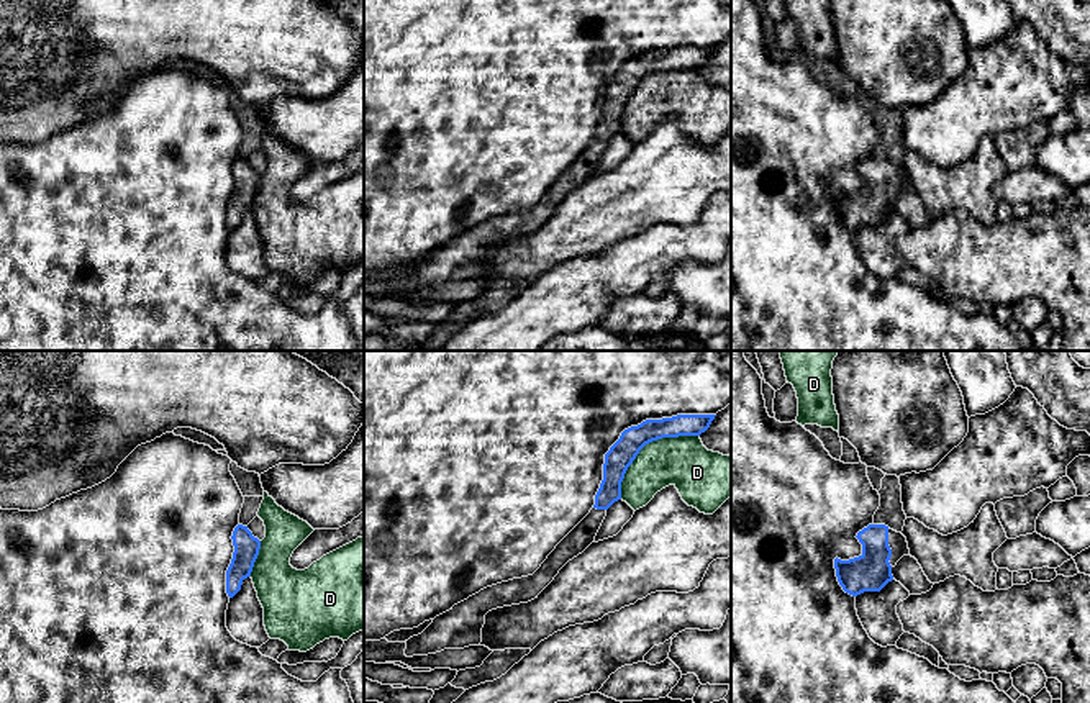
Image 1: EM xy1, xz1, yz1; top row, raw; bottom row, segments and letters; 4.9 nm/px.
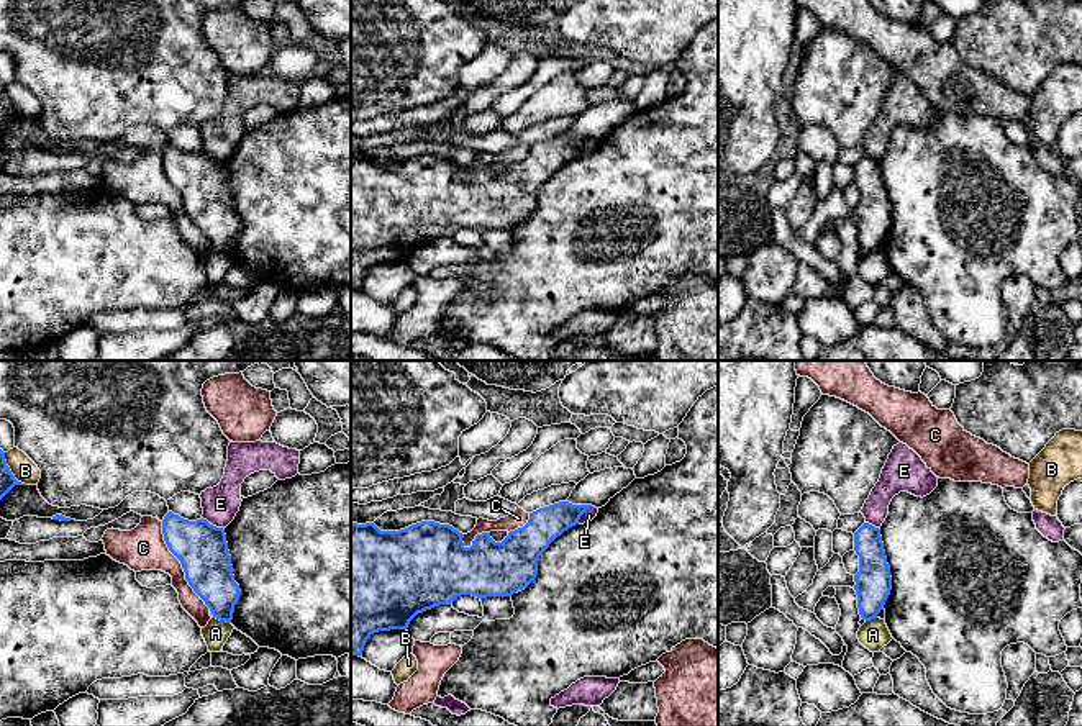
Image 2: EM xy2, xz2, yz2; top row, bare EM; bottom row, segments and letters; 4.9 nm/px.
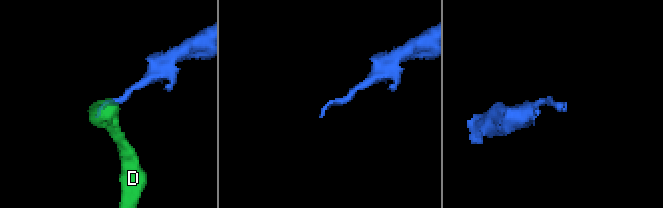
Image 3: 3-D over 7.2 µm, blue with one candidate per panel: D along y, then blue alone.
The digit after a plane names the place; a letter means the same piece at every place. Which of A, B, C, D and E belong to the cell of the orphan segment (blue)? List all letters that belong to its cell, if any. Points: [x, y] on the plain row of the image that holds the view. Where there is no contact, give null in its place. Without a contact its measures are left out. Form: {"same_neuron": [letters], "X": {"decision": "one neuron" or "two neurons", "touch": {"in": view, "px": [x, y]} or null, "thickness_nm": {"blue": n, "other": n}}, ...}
{"same_neuron": [], "A": {"decision": "two neurons", "touch": {"in": "xy2", "px": [222, 253]}, "thickness_nm": {"blue": 240, "other": 120}}, "B": {"decision": "two neurons", "touch": {"in": "xy2", "px": [10, 104]}, "thickness_nm": {"blue": 80, "other": 120}}, "C": {"decision": "two neurons", "touch": {"in": "xy2", "px": [182, 199]}, "thickness_nm": {"blue": 260, "other": 220}}, "D": {"decision": "two neurons", "touch": {"in": "xz1", "px": [644, 77]}, "thickness_nm": {"blue": 130, "other": 240}}, "E": {"decision": "two neurons", "touch": {"in": "xy2", "px": [212, 158]}, "thickness_nm": {"blue": 260, "other": 180}}}

